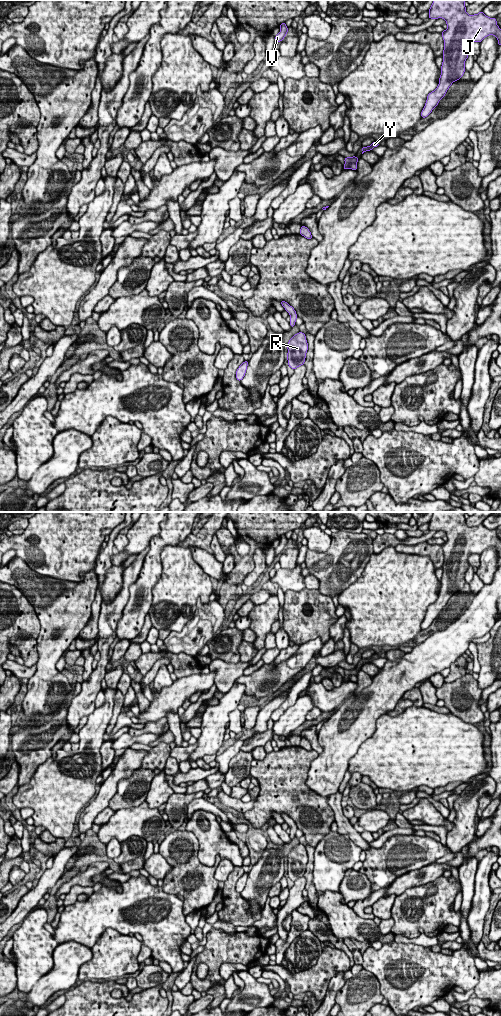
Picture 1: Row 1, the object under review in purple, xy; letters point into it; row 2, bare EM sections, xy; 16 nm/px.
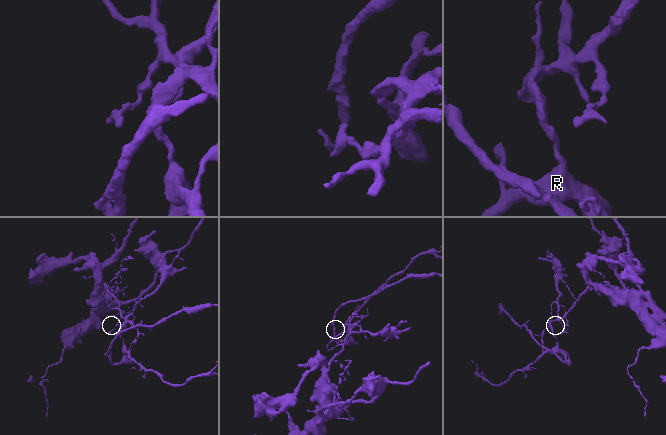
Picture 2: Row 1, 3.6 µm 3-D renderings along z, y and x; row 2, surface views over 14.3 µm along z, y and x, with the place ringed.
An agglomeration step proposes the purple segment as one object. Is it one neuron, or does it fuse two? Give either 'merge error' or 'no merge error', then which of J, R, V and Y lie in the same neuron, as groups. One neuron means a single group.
merge error; groups J V Y / R

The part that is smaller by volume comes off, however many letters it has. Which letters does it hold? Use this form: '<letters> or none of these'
R

